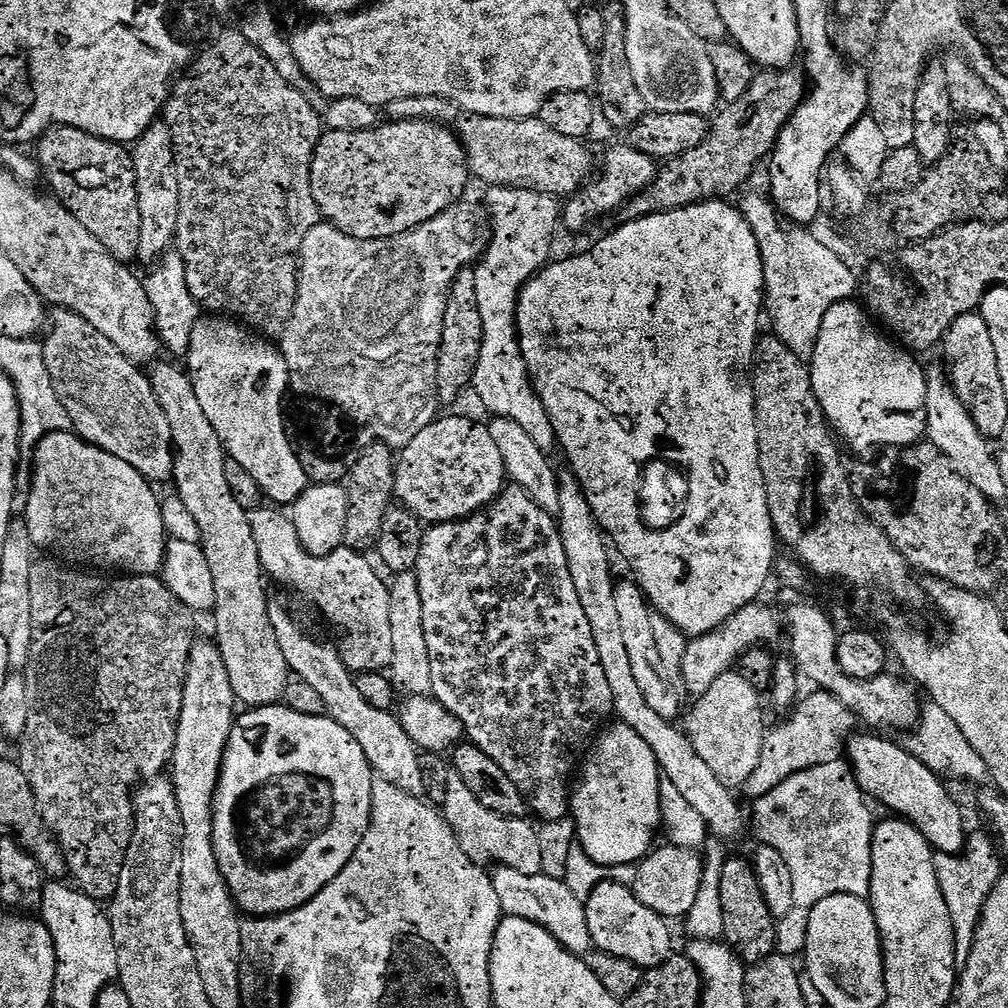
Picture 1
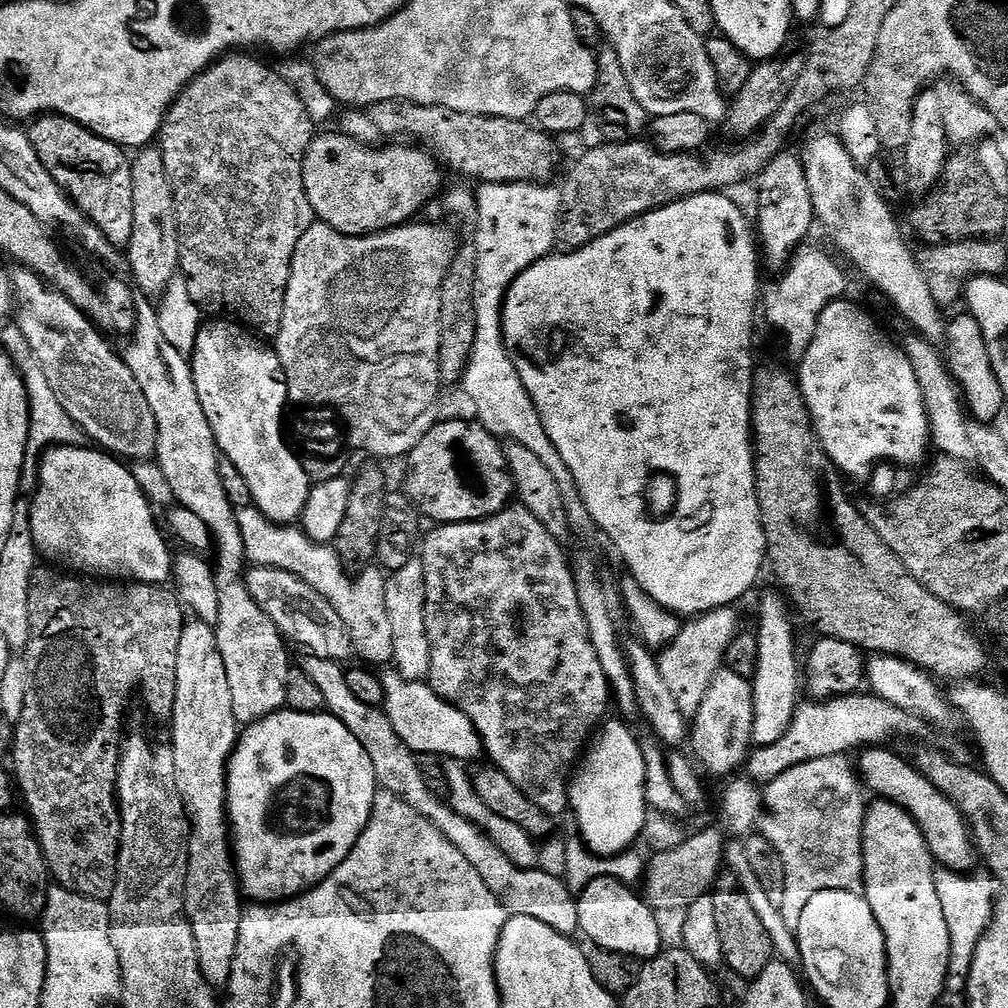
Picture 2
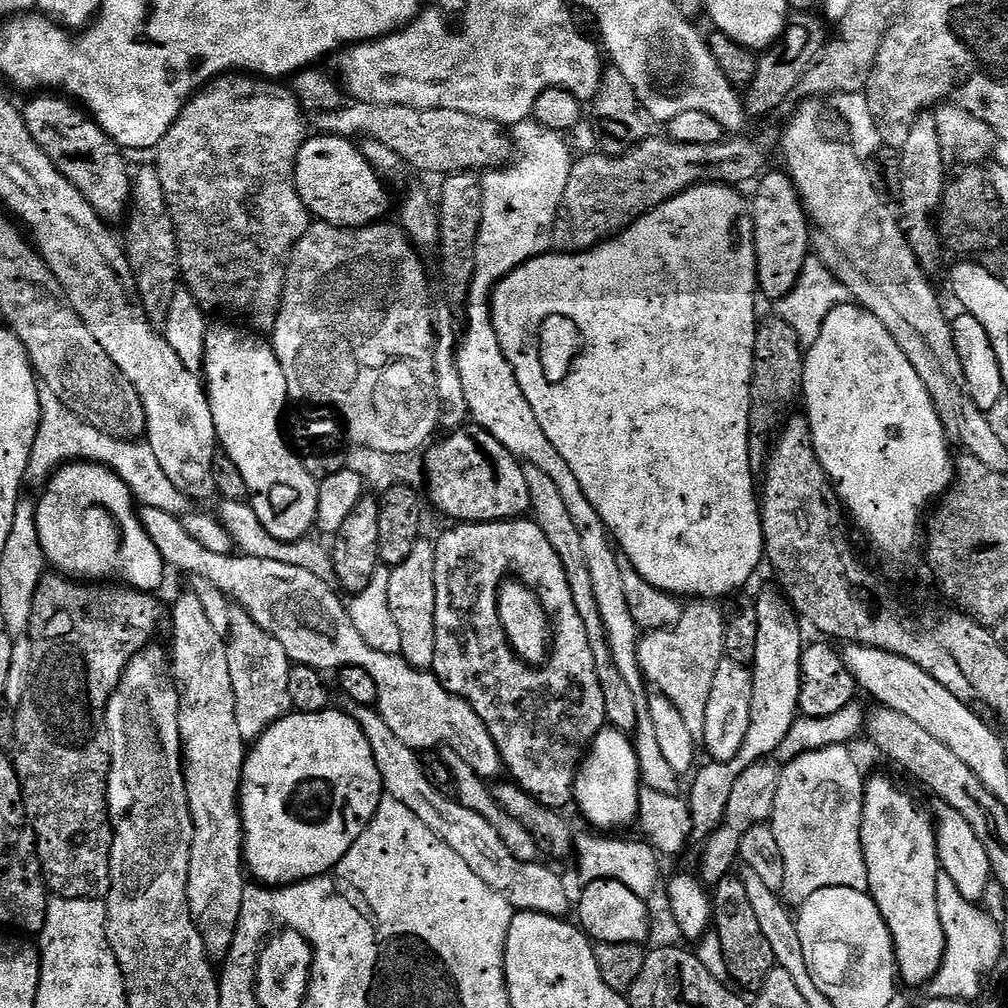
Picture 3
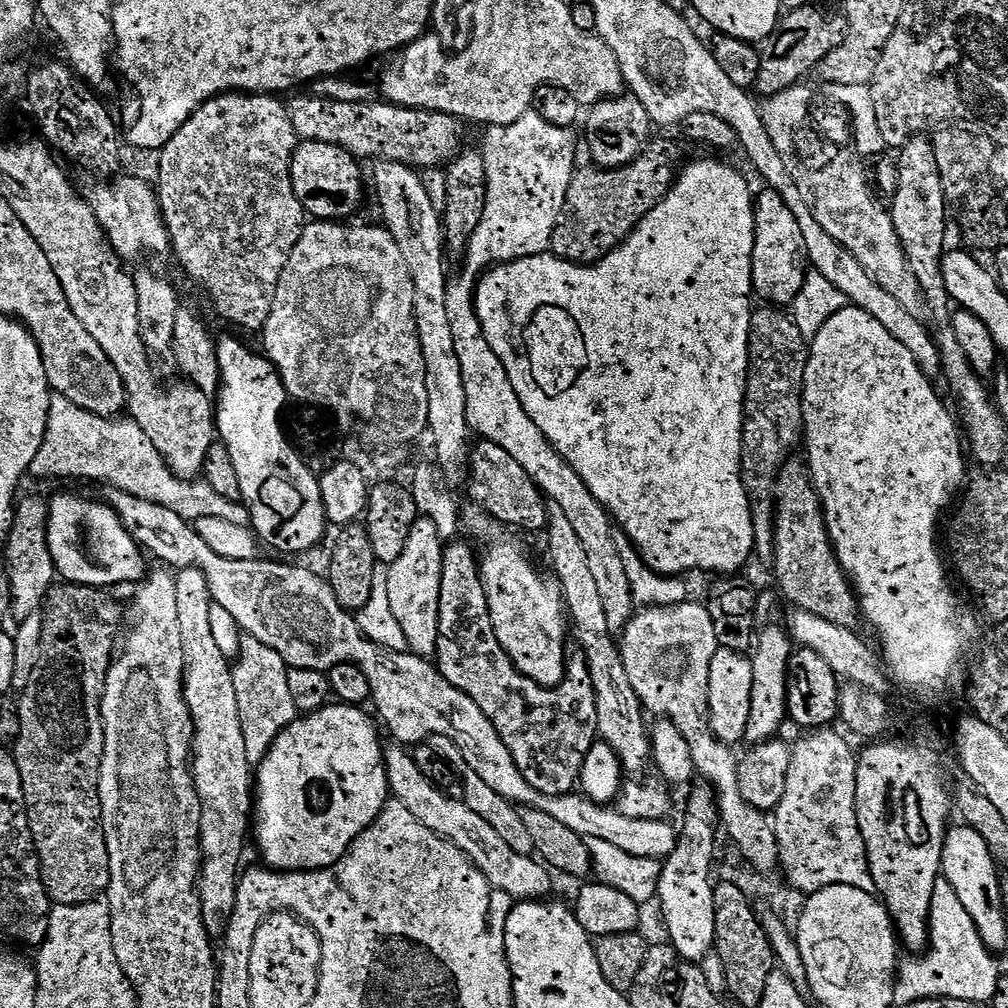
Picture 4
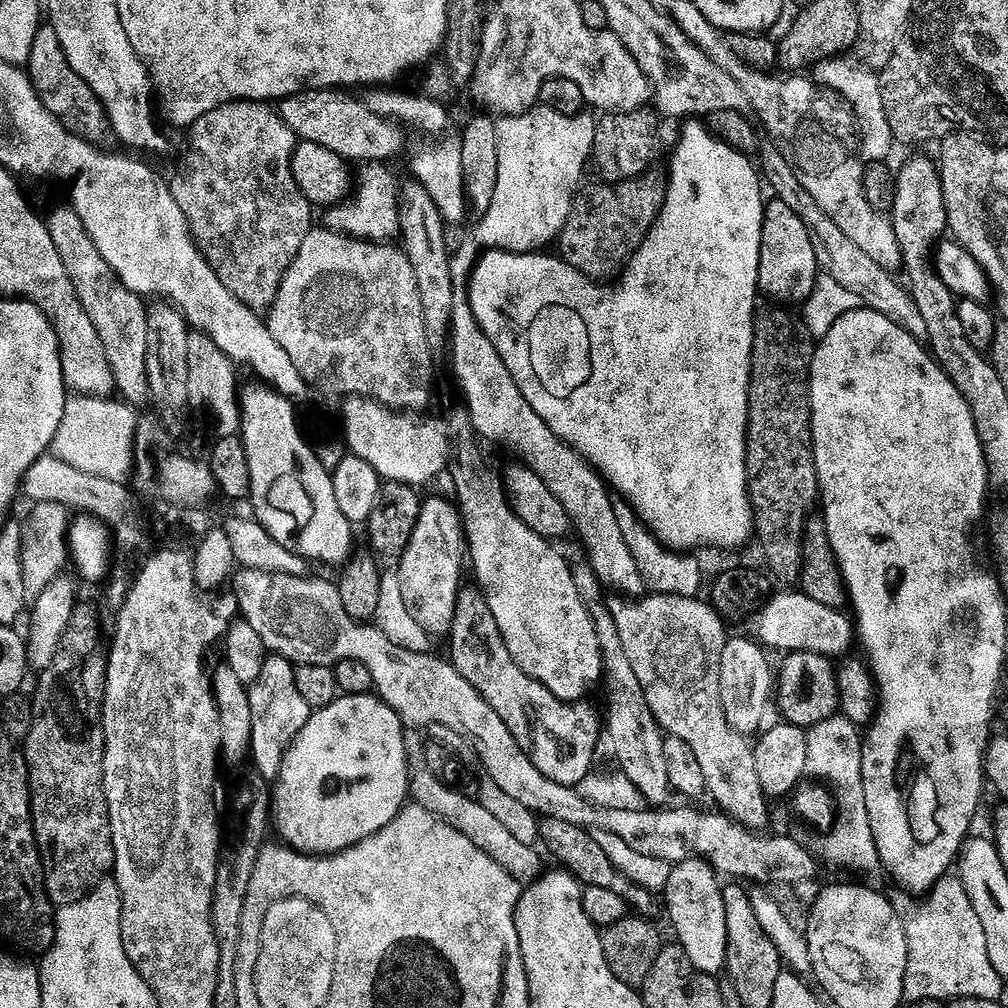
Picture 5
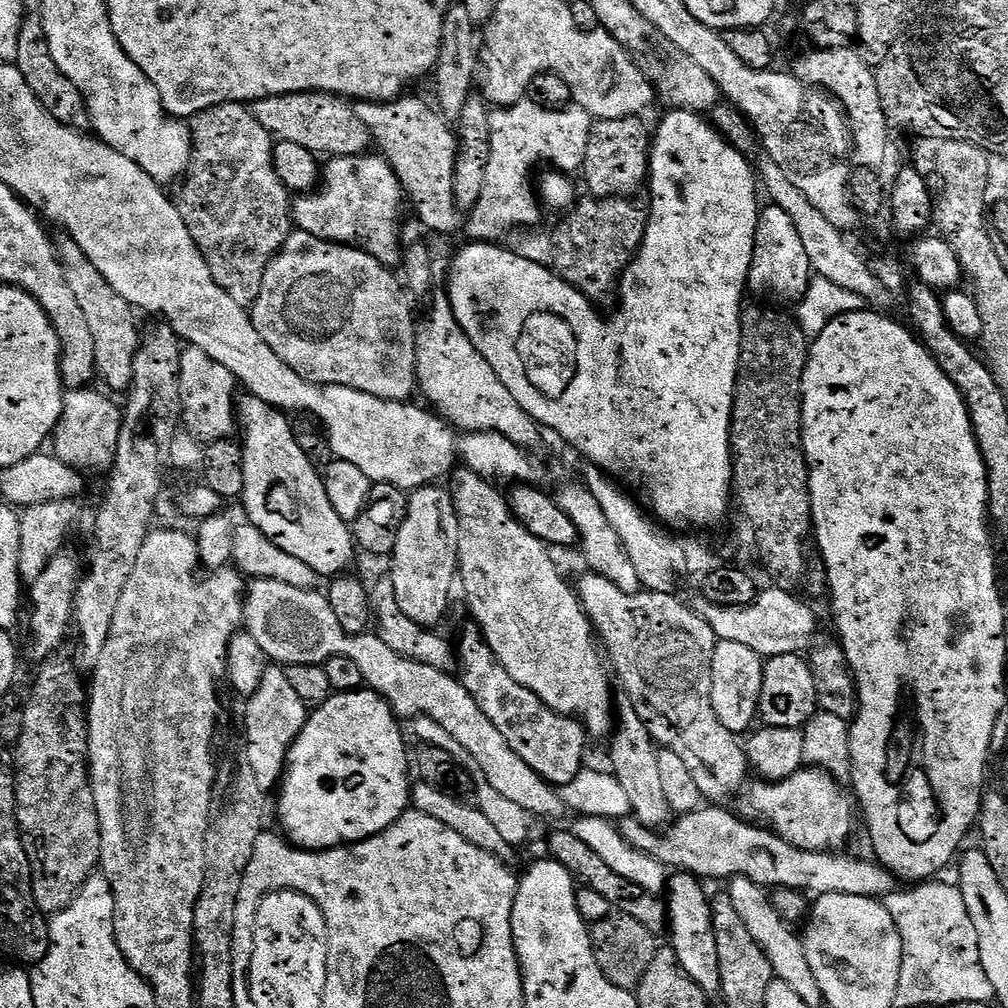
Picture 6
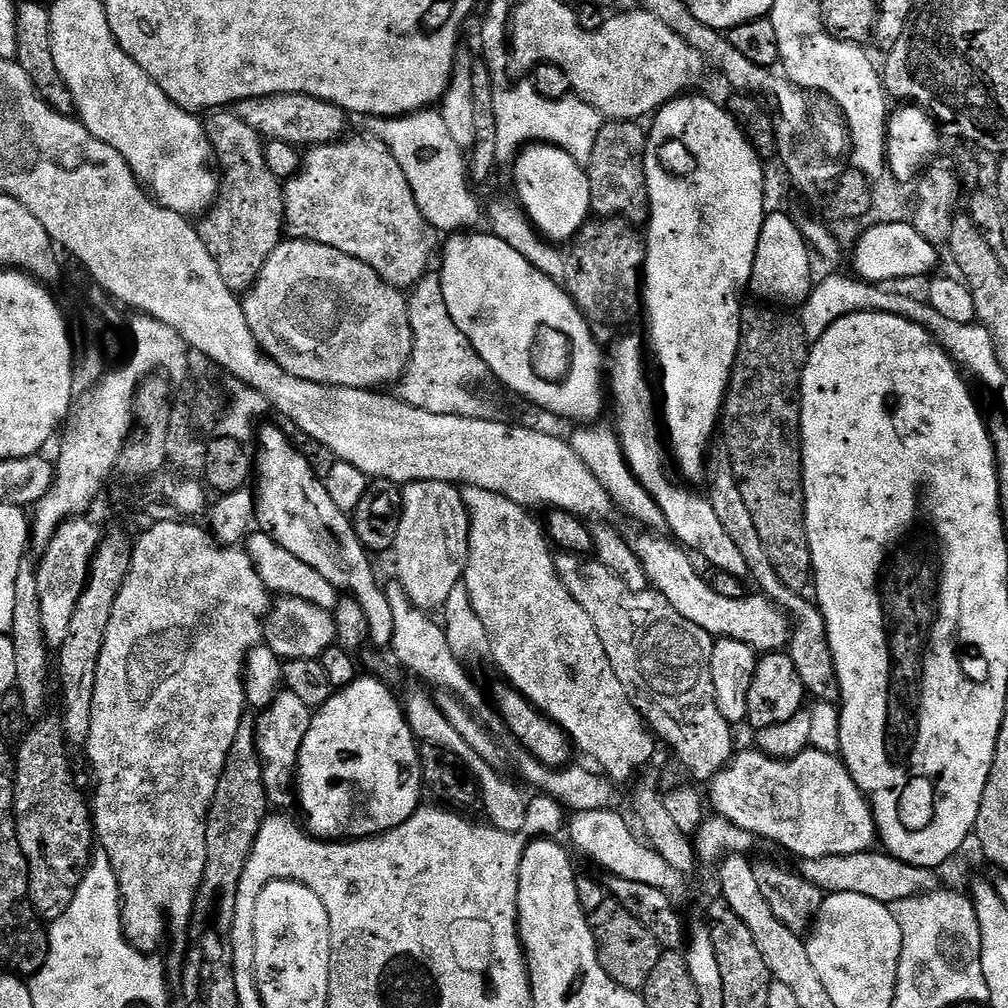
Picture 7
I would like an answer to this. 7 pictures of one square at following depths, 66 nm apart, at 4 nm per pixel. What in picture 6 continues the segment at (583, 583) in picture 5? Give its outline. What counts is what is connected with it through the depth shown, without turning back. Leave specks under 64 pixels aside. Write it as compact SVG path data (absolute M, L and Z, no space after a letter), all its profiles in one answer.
M622 692L615 697L614 714L616 725L609 739L611 771L629 796L635 818L648 828L663 829L671 821L672 811L662 789L657 745L637 713L635 701L627 693Z

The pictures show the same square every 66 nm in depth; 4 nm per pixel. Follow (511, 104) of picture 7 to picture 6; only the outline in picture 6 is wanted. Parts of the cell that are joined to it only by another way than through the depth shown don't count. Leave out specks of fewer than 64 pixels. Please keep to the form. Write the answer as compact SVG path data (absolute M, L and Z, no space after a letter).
M528 98L522 99L517 104L508 108L496 108L489 111L490 120L490 162L486 169L485 188L479 197L478 203L471 209L472 221L467 221L467 239L472 242L496 242L507 234L511 228L519 230L532 230L537 227L540 220L540 208L538 196L532 193L532 171L536 164L550 165L555 171L565 174L579 173L584 167L586 158L586 146L590 138L590 130L594 123L594 117L589 112L578 106L569 107L567 110L558 108L543 108L533 104Z

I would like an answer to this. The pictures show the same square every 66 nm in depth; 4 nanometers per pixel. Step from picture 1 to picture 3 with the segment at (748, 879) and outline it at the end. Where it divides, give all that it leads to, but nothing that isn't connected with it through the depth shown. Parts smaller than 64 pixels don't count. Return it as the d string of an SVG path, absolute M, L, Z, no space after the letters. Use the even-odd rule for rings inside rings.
M729 874L714 885L714 895L711 897L714 933L721 940L722 954L725 955L728 979L741 989L755 990L760 983L776 967L774 950L770 950L770 942L762 935L758 926L758 917L750 907L750 898L746 898L746 886L740 881L739 875ZM716 892L716 896L715 896ZM736 983L736 984L735 984ZM744 987L744 988L743 988Z

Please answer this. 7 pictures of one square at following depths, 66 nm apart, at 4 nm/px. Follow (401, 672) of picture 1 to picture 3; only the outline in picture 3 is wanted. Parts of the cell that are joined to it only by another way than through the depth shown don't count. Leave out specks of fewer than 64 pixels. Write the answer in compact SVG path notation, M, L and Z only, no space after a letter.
M419 540L406 560L391 569L388 584L388 603L390 614L394 614L394 623L402 638L402 650L406 663L415 668L431 669L434 662L434 546L431 541Z

